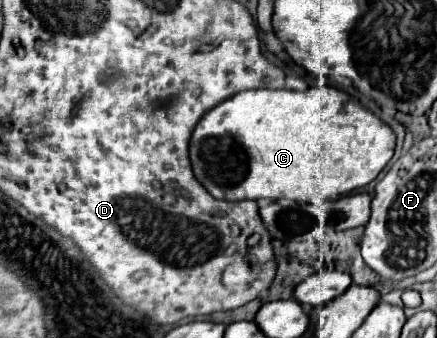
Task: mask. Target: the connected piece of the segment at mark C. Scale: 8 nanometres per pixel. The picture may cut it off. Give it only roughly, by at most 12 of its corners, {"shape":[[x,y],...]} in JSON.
{"shape":[[320,86],[238,92],[198,122],[218,200],[366,186],[396,134]]}

